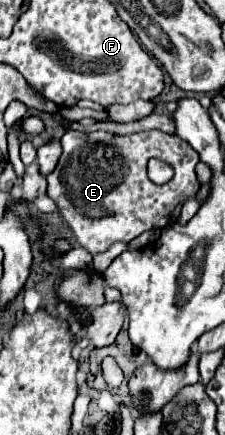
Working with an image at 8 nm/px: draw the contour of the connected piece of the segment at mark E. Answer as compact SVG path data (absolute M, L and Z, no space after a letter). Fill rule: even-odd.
M68 130L62 136L62 140L60 140L62 156L58 160L56 170L48 176L48 196L56 202L58 212L62 214L64 222L70 226L76 242L82 248L86 248L90 254L106 252L114 242L130 242L132 238L140 236L146 230L164 228L178 218L182 204L190 196L196 196L200 182L196 180L194 168L200 162L200 158L192 148L182 150L182 154L172 152L174 148L170 148L170 142L168 142L172 138L174 138L174 142L176 140L180 142L178 136L170 136L160 130L150 130L150 132L142 132L142 134L130 134L130 136L118 136L118 134L100 132L100 130L98 132L70 132ZM150 158L160 158L166 164L170 164L174 170L172 180L168 180L162 186L154 184L148 178L148 168L146 168Z

